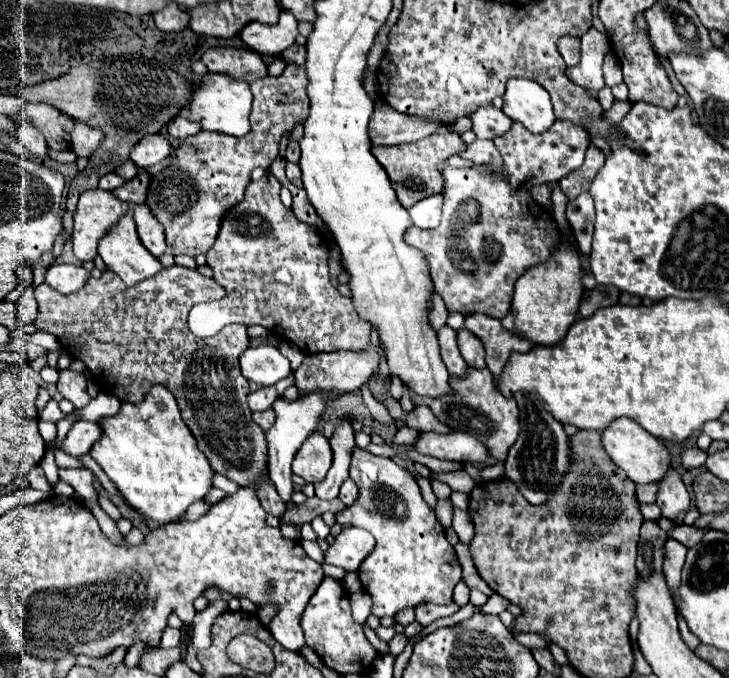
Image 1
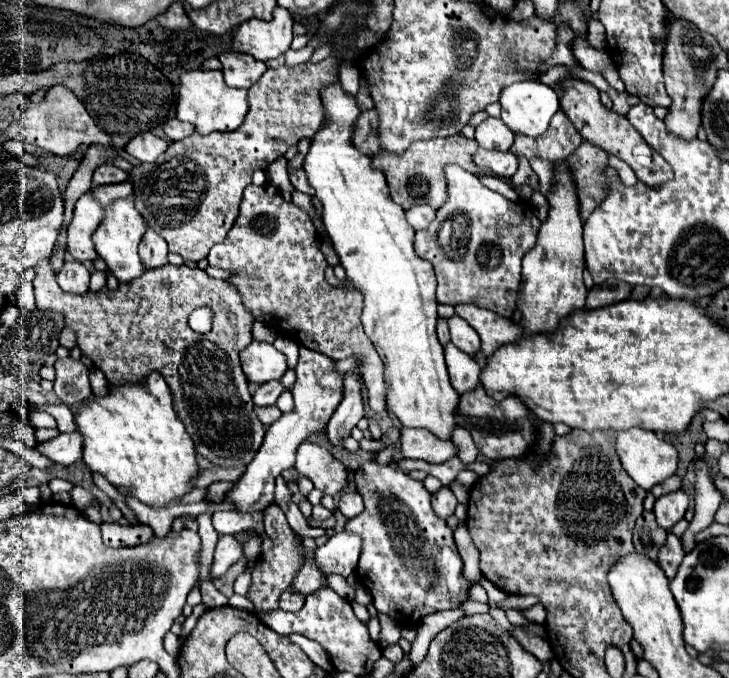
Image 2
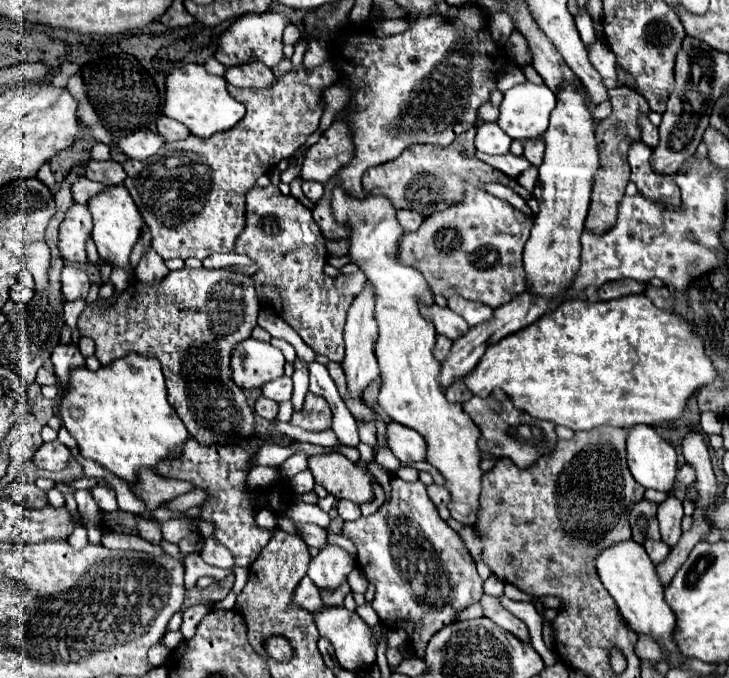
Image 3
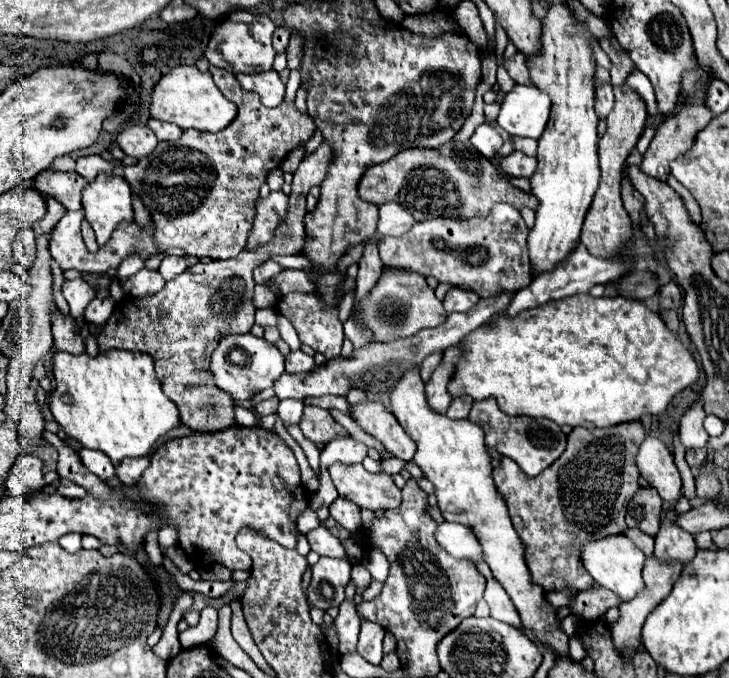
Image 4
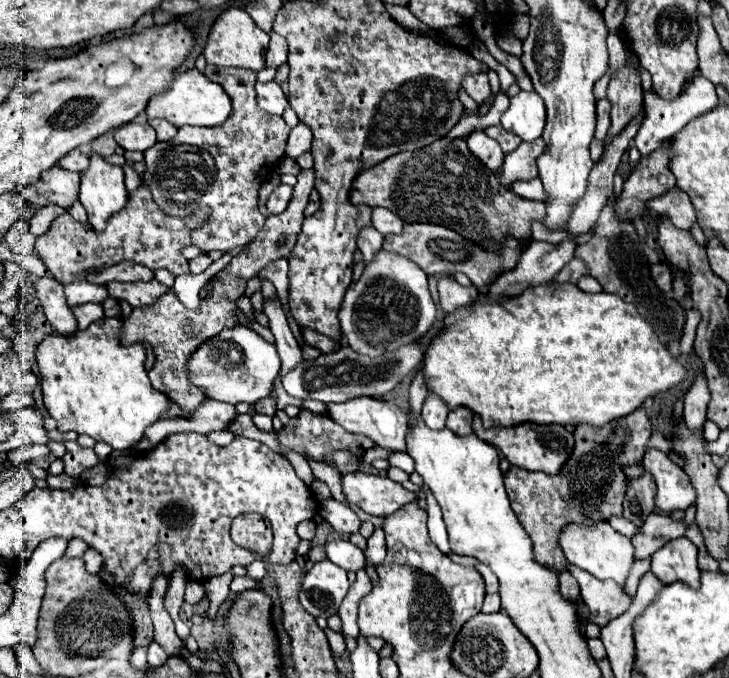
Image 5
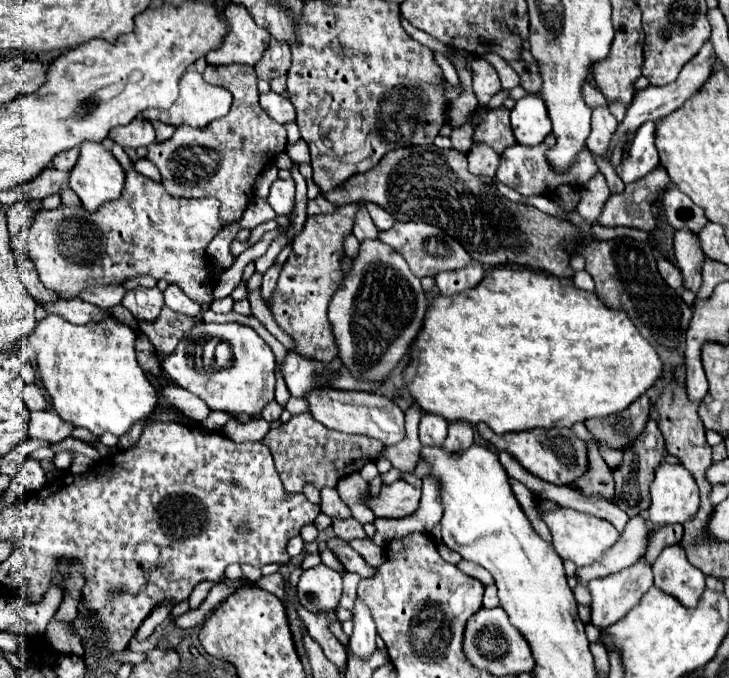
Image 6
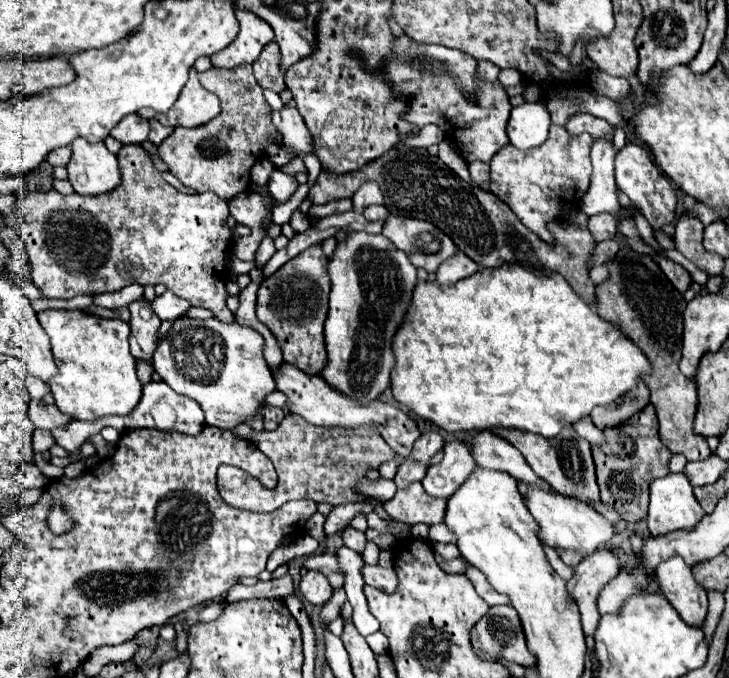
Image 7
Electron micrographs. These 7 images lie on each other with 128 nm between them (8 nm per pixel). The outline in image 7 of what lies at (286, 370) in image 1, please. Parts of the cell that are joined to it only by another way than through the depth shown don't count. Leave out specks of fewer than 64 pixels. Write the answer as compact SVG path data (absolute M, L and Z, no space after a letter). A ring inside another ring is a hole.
M176 318L154 352L154 370L172 390L196 400L204 410L206 424L232 430L260 412L264 396L274 392L274 378L262 356L264 338L238 324L224 324L216 318Z

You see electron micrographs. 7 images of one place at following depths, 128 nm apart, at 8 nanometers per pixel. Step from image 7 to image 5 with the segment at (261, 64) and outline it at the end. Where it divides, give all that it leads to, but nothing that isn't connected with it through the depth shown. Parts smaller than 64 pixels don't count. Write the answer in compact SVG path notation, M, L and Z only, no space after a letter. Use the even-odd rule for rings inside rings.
M272 32L270 34L270 48L266 52L266 68L278 68L278 66L282 66L286 62L286 58L288 58L286 40L280 34Z

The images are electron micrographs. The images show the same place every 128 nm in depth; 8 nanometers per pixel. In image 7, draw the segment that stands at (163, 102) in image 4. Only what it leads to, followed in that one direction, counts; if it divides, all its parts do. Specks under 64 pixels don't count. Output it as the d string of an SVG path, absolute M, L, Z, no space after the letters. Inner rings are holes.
M194 68L176 104L166 114L156 114L150 108L138 110L138 116L146 120L156 118L164 126L200 126L212 120L216 114L220 114L220 100L216 100L216 94L210 94L208 90L202 88Z

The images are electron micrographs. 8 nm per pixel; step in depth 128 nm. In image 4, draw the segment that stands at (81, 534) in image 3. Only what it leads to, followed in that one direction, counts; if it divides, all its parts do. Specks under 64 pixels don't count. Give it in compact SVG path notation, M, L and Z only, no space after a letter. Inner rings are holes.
M68 533L58 540L58 544L60 544L66 552L78 552L78 550L82 549L81 540L82 536L80 534Z

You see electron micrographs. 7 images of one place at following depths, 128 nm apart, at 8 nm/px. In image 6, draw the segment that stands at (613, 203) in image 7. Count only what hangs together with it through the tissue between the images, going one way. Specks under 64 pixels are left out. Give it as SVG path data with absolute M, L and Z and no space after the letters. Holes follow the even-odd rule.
M606 106L592 112L592 134L586 140L586 146L592 154L610 160L612 156L612 136L616 132L616 118L608 112Z

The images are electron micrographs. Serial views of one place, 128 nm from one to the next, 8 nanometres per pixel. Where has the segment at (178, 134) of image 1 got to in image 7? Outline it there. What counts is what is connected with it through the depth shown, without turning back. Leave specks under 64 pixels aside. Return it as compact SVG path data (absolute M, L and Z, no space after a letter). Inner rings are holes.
M150 120L150 134L148 134L148 140L158 146L166 136L172 134L172 130L174 130L172 126L162 126L158 120Z

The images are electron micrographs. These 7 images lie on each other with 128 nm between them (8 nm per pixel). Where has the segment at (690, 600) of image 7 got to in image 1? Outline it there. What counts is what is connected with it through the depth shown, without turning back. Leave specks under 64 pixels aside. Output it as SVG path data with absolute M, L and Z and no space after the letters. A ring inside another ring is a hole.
M672 468L658 484L660 484L660 492L658 492L656 504L662 510L662 516L668 520L676 520L680 514L684 514L690 508L690 502L692 502L690 492L686 490L678 472Z

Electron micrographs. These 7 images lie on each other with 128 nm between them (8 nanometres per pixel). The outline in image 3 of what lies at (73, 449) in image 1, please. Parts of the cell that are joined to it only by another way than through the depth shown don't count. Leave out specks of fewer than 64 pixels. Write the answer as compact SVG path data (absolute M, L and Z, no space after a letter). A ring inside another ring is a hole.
M54 440L54 442L42 444L32 456L32 462L42 470L62 470L70 456L72 456L70 450L62 442Z

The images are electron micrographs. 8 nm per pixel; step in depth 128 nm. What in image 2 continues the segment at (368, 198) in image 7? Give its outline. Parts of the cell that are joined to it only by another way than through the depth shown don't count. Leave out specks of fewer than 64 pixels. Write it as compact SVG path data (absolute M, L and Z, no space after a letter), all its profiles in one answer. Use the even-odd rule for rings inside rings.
M358 360L356 368L352 372L344 374L344 398L326 426L326 436L336 448L342 448L340 442L344 438L348 438L350 430L356 426L356 422L360 418L364 418L362 388L364 388L364 378L362 378L360 360Z

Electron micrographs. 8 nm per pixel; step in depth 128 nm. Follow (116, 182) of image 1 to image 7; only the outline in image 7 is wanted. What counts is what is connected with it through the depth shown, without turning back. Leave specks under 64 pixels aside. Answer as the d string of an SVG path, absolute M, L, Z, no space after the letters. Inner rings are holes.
M64 146L64 148L56 148L52 154L48 154L46 160L48 160L52 166L66 166L68 160L70 160L70 156L72 156L70 146Z

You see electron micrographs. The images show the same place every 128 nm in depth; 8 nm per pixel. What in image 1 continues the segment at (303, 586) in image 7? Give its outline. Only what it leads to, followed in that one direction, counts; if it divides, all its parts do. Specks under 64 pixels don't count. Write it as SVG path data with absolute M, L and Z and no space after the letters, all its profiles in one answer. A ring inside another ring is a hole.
M344 528L328 546L324 562L338 566L346 572L356 572L362 560L374 550L374 536L362 528Z

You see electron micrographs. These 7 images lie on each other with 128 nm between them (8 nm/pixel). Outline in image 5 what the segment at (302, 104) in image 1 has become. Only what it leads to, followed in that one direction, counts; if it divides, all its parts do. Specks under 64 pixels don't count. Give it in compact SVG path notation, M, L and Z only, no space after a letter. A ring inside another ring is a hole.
M208 64L204 74L212 82L218 82L226 90L226 94L232 98L232 116L224 124L212 126L212 128L182 126L174 140L156 142L152 148L144 152L146 172L142 174L142 178L146 180L156 204L170 216L184 218L192 214L196 208L212 208L212 216L208 224L192 232L194 246L198 246L202 252L208 254L212 250L228 252L236 246L246 246L256 238L256 234L264 226L266 218L258 210L258 190L268 178L268 174L276 168L280 158L284 158L290 126L280 116L272 116L258 108L256 92L254 92L256 72L244 70L244 68L220 68L220 66Z

